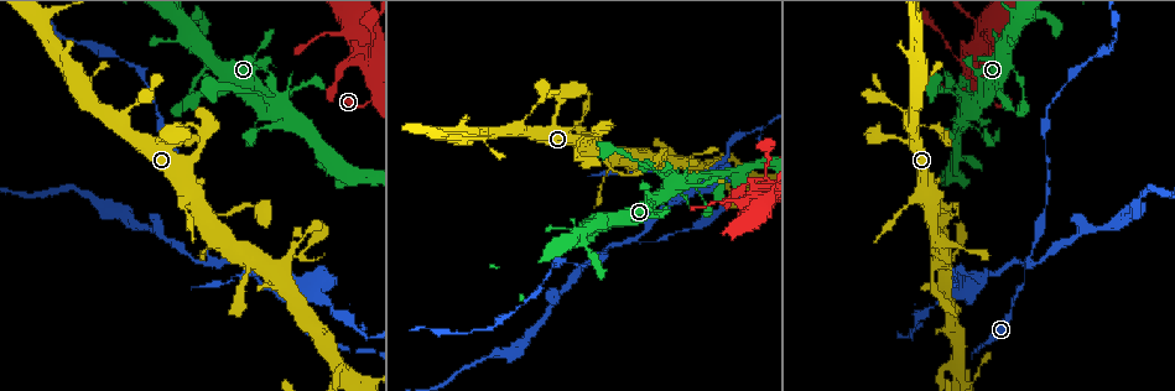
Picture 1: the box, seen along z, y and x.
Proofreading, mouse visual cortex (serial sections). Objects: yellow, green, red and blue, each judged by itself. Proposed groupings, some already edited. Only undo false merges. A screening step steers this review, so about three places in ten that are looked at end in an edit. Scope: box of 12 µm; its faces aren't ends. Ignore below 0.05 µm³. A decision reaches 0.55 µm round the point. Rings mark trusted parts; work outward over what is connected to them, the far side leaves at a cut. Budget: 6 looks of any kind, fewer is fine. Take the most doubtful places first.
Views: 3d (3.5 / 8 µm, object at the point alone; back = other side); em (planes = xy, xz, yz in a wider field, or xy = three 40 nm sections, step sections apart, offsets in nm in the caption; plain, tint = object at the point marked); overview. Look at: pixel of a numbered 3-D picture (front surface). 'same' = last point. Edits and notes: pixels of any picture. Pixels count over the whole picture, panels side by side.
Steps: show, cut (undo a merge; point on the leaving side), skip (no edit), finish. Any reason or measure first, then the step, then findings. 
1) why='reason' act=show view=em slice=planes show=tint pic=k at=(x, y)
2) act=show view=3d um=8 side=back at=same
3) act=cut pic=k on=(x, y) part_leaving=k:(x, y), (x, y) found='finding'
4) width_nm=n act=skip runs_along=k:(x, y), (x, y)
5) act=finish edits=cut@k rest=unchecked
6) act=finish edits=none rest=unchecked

why='a narrow waist' act=show view=3d um=3.5 pic=1 at=(635, 240)

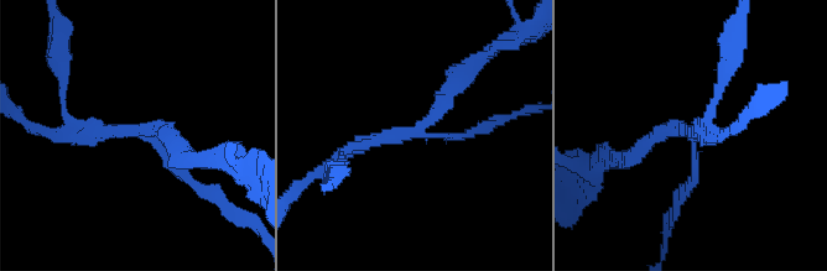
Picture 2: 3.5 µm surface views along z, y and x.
arms=3 arm_widths_nm=150,200,200 why='shape alone is not enough' act=show view=em slice=xy step=1 show=tint pic=2 at=(140, 133)

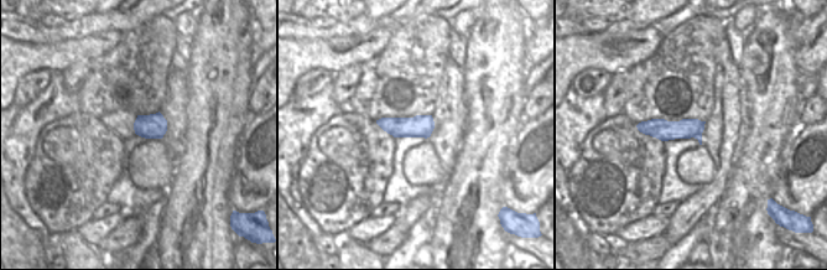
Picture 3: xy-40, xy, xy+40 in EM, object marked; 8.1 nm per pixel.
act=cut pic=2 on=(166, 133) part_leaving=2:(141, 133), (64, 136), (31, 125) found='a second cell is stuck on'

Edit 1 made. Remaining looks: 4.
why='see it whole again' act=show view=overview

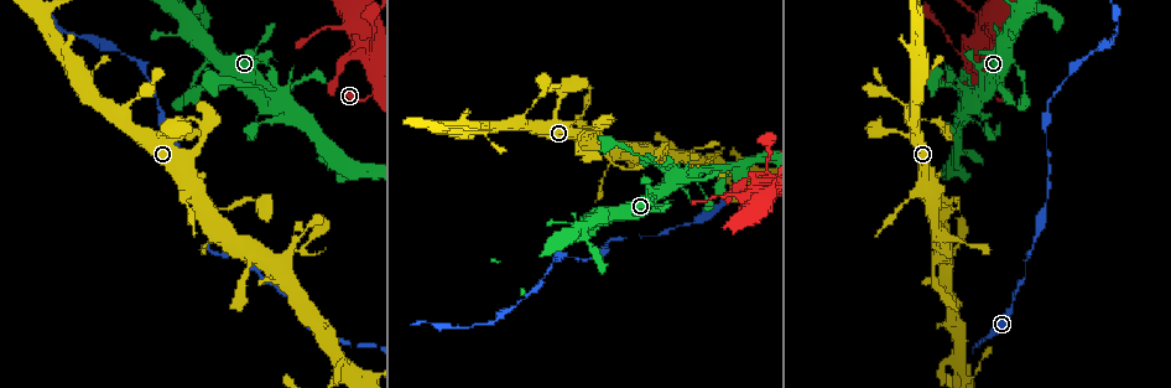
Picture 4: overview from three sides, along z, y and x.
why='thin neck' act=show view=3d um=3.5 pic=4 at=(603, 127)

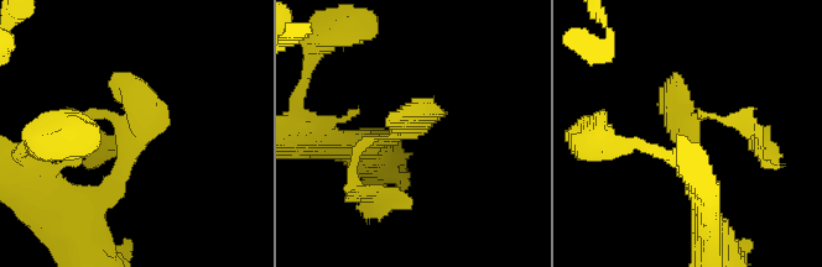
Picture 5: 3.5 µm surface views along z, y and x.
why='need the tissue' act=show view=em slice=xy step=5 show=tint pic=5 at=(689, 137)

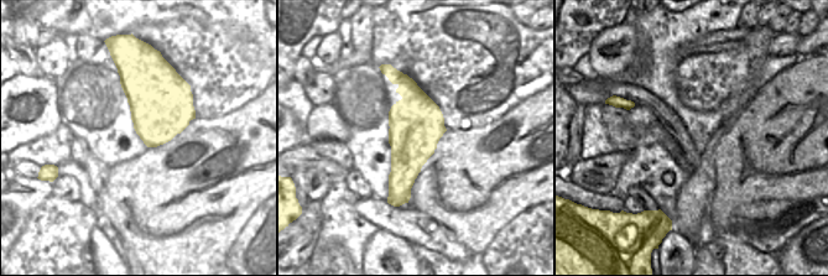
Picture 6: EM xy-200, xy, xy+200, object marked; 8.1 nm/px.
why='another direction' act=show view=em slice=planes show=tint at=same

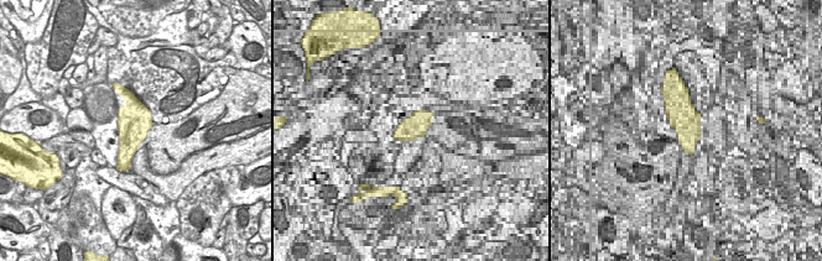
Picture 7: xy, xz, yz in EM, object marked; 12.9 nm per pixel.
act=cut pic=5 on=(110, 139) part_leaving=5:(692, 124), (696, 116), (743, 120), (757, 146) found='two cells meet here'

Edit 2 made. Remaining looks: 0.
act=finish edits=cut@2,cut@5 rest=unchecked

